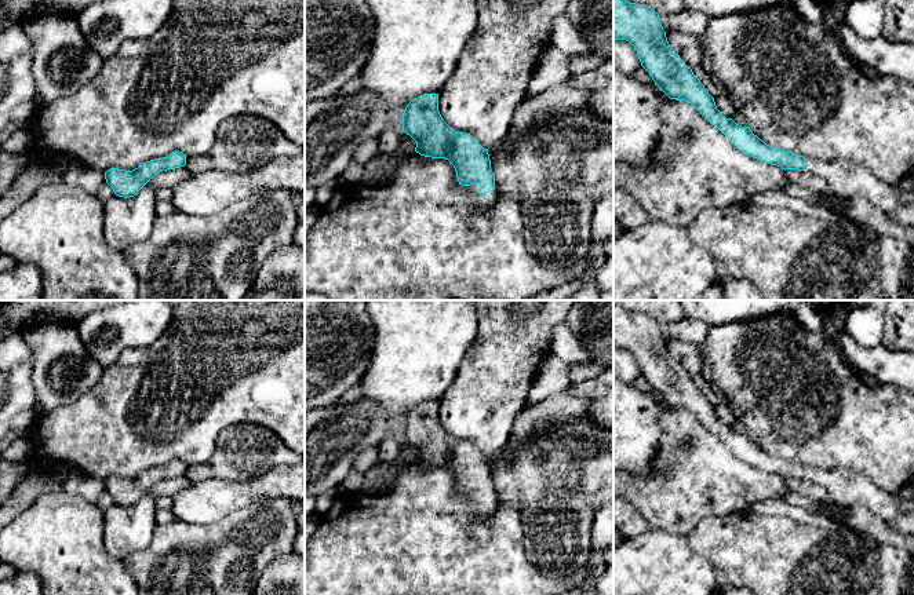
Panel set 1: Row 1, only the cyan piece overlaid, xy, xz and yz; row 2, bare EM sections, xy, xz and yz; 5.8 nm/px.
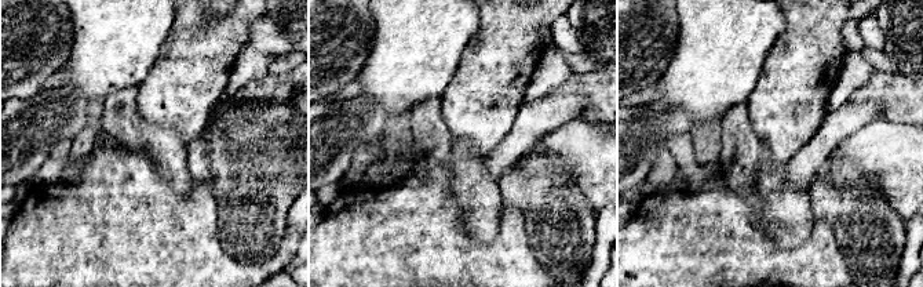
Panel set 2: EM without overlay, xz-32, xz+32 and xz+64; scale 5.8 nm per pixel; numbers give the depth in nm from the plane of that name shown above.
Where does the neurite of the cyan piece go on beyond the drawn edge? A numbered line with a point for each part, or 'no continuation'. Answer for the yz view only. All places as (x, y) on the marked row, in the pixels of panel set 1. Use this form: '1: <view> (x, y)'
1: yz (848, 179)

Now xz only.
1: xz (480, 223)

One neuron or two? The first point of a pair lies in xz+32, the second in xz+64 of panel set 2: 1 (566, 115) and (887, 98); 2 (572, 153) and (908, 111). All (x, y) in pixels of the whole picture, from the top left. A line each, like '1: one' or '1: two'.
1: two
2: two

